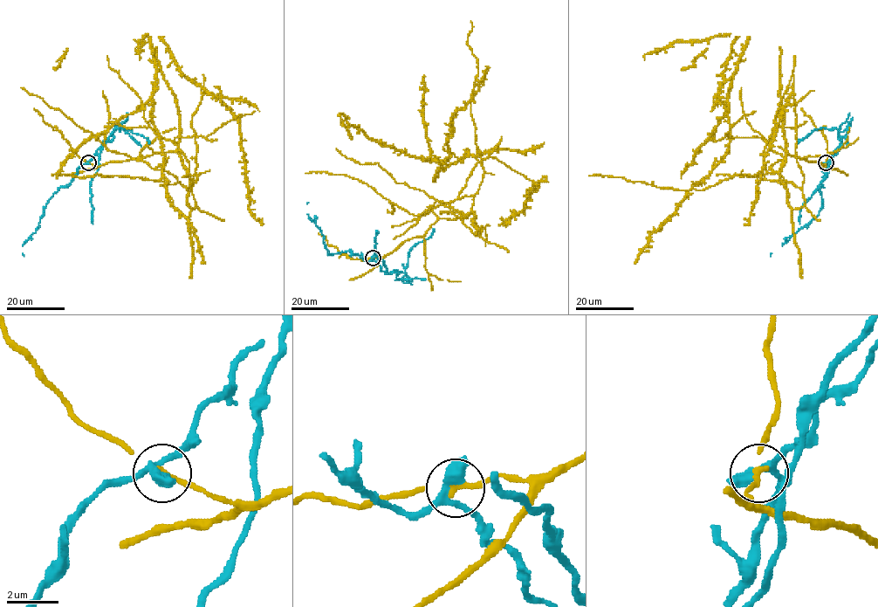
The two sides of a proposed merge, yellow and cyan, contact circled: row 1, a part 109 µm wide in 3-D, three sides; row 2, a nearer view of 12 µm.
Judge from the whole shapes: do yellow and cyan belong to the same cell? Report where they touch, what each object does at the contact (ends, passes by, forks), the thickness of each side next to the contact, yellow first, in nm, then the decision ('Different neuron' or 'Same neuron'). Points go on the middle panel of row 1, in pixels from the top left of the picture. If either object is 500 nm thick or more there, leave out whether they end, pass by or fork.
Place: (373, 258). At the ring yellow passes by. At the ring cyan passes by. Thickness 170 nm (yellow) against 380 nm. Different neuron

